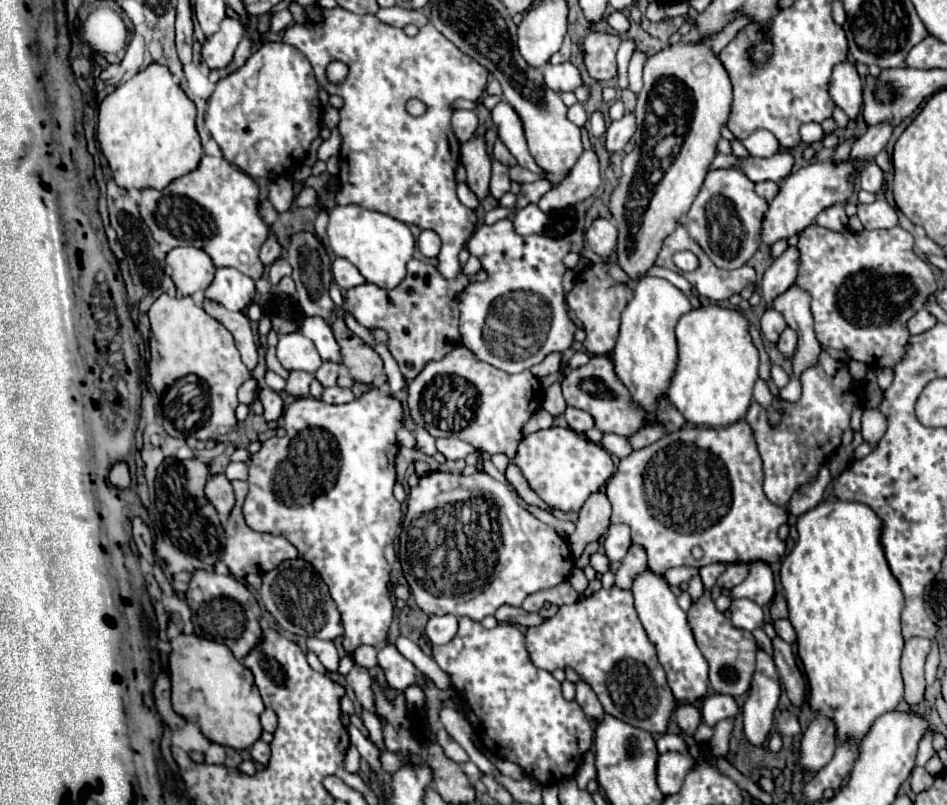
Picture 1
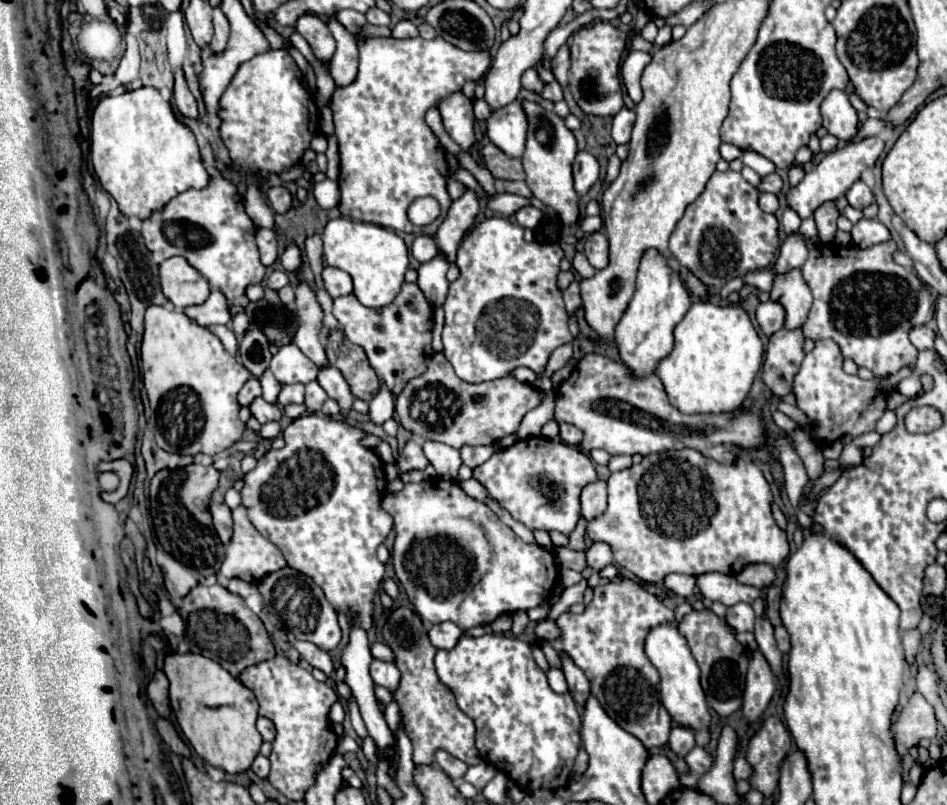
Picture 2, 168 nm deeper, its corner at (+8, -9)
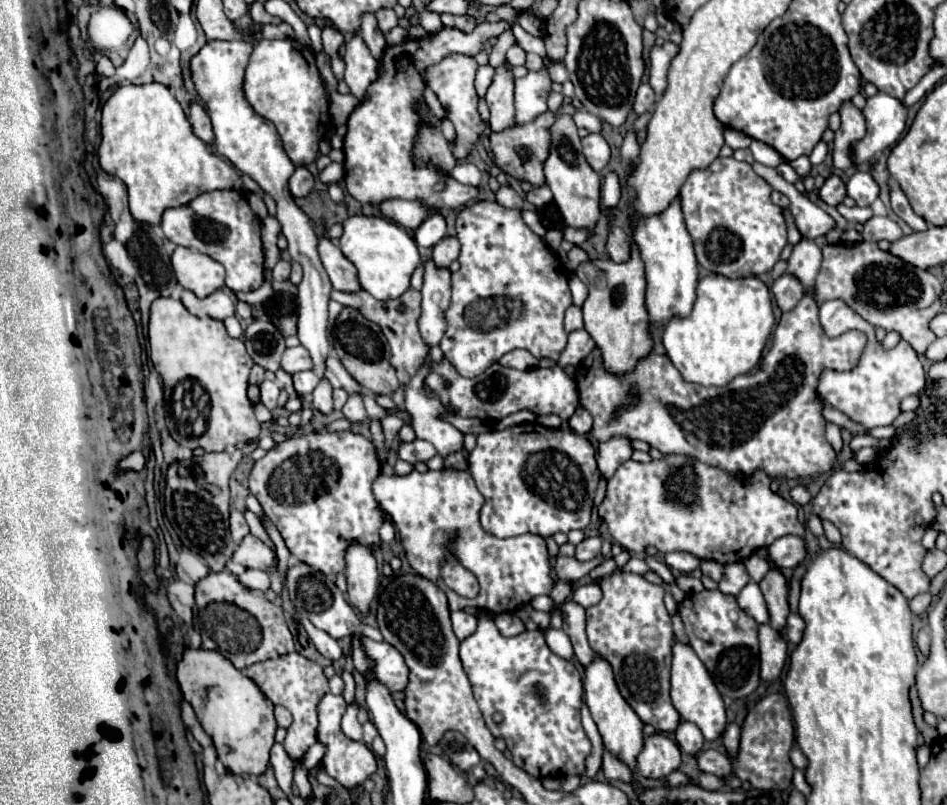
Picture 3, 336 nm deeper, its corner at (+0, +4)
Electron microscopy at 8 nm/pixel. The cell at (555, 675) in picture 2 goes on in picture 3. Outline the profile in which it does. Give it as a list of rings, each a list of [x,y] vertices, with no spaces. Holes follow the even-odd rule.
[[[547,629],[545,631],[545,641],[549,645],[549,649],[559,655],[561,659],[573,659],[573,647],[571,647],[571,641],[569,637],[565,635],[563,629]]]

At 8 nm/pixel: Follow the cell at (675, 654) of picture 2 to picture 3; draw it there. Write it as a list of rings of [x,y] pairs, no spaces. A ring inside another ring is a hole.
[[[675,639],[675,643],[673,643],[671,701],[685,721],[691,721],[701,729],[701,733],[707,741],[713,741],[723,735],[725,725],[727,725],[723,699],[717,693],[717,687],[713,685],[713,679],[709,677],[705,665],[701,665],[701,659],[697,657],[697,653],[693,653],[693,647],[689,643],[681,643],[679,639]]]

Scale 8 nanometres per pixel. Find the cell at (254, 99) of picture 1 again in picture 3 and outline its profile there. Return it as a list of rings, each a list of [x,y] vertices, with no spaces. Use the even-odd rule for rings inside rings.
[[[263,39],[251,53],[243,93],[251,107],[277,127],[283,149],[297,167],[317,159],[319,141],[331,125],[329,95],[317,73],[315,55],[305,45],[297,39]]]

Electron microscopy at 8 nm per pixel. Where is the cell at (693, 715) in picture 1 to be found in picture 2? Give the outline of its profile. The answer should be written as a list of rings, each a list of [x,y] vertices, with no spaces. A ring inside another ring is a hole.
[[[675,726],[671,730],[671,736],[669,736],[669,746],[679,758],[685,758],[695,748],[695,736],[689,728]]]

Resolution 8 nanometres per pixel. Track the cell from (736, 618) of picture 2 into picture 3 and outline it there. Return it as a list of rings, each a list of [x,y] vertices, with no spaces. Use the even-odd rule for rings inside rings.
[[[749,581],[749,585],[745,585],[745,589],[741,589],[741,593],[737,595],[737,603],[757,623],[767,623],[769,621],[769,613],[767,613],[763,593],[761,593],[761,589],[755,581]]]

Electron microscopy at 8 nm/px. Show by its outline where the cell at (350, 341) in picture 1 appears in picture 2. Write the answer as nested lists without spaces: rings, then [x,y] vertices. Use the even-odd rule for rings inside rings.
[[[337,330],[335,336],[329,336],[325,352],[329,364],[343,374],[343,378],[351,386],[351,392],[357,398],[371,400],[379,392],[379,378],[375,370],[369,366],[367,354],[361,346],[349,342]]]

